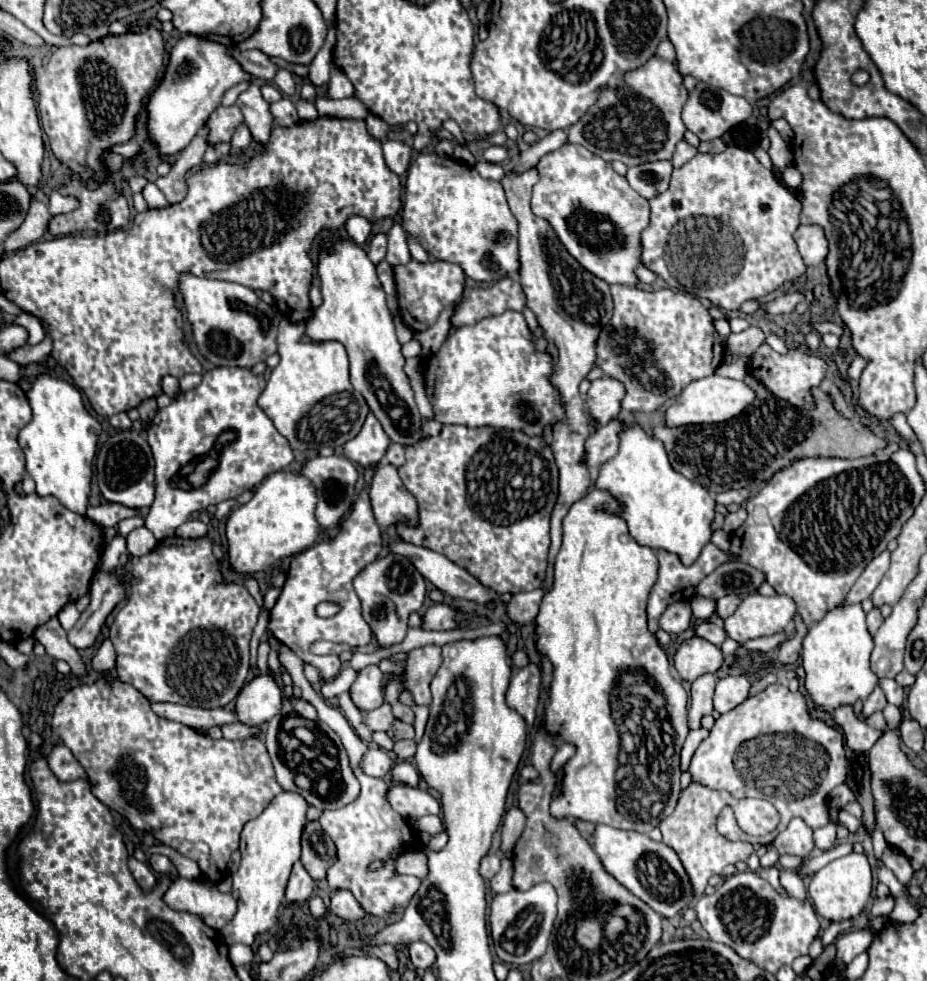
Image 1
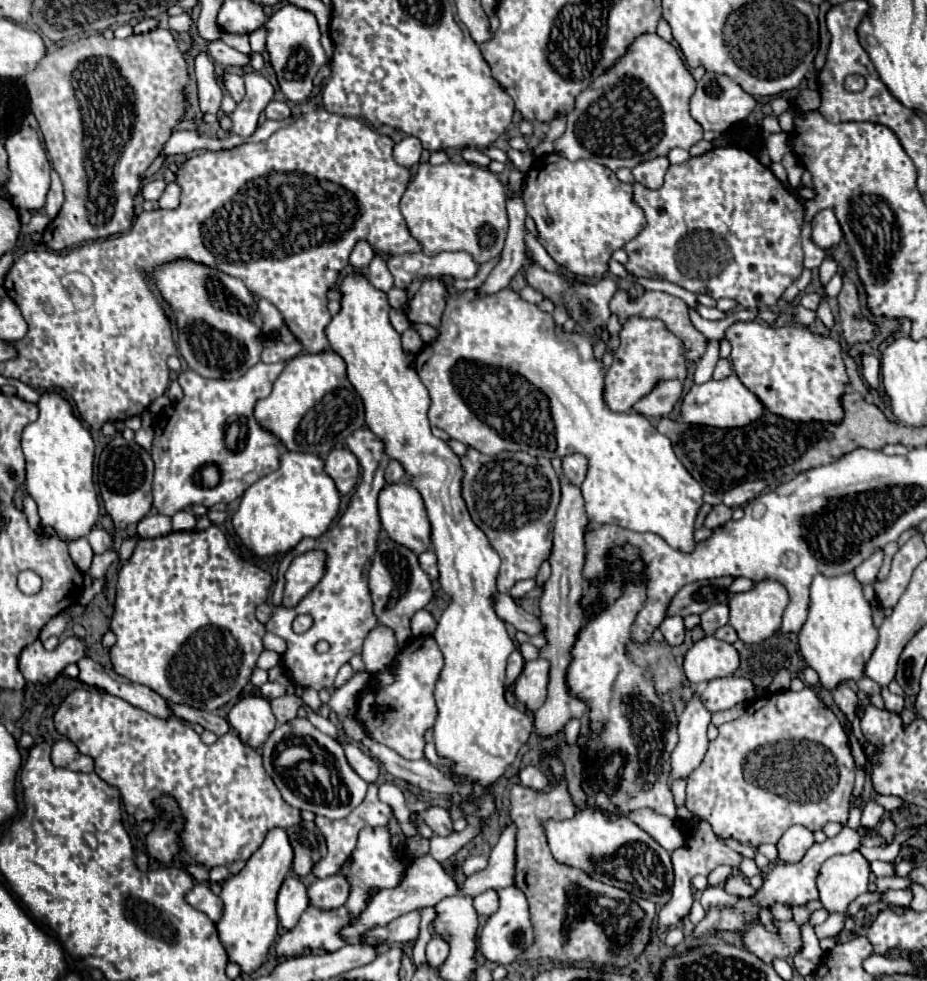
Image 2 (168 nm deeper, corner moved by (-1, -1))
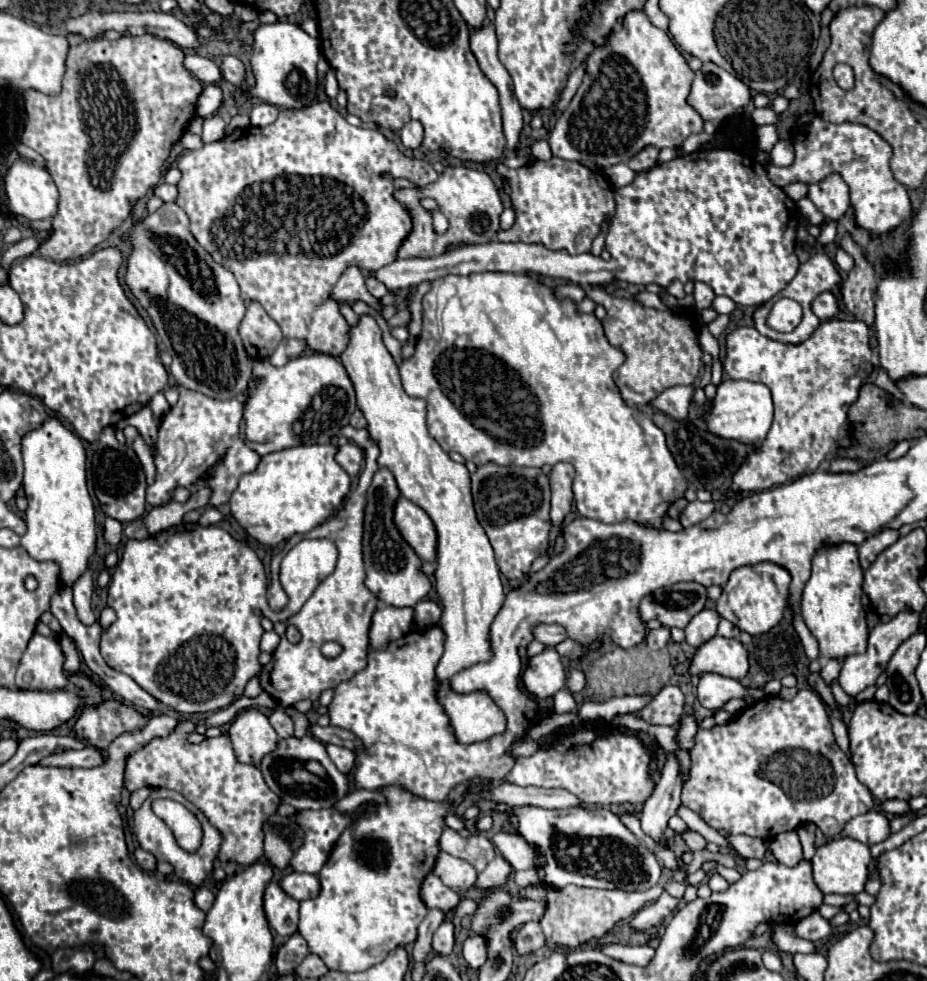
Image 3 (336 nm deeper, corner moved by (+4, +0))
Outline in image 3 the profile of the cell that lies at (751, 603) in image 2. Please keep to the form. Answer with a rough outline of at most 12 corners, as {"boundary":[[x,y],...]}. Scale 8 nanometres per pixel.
{"boundary":[[772,562],[740,566],[716,610],[764,634],[784,616],[790,574]]}

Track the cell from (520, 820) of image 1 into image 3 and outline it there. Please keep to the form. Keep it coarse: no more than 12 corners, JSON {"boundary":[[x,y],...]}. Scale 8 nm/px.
{"boundary":[[502,854],[478,874],[474,890],[506,886],[512,874],[510,862]]}

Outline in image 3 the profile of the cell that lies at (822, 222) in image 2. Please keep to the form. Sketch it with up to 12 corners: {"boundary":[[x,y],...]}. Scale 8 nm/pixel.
{"boundary":[[838,174],[810,184],[808,198],[838,222],[850,208],[848,186]]}

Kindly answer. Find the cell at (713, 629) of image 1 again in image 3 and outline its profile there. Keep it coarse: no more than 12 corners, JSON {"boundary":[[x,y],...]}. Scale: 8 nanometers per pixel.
{"boundary":[[720,620],[718,634],[724,638],[738,638],[740,630],[728,622]]}

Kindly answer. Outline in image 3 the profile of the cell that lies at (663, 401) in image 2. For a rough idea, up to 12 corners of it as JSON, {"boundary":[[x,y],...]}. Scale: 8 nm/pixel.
{"boundary":[[692,386],[666,388],[650,406],[672,416],[688,414]]}

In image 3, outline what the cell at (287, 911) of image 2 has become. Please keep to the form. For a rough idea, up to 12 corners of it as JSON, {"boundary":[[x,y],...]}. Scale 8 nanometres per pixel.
{"boundary":[[278,882],[264,892],[264,912],[280,936],[298,930],[298,908]]}

